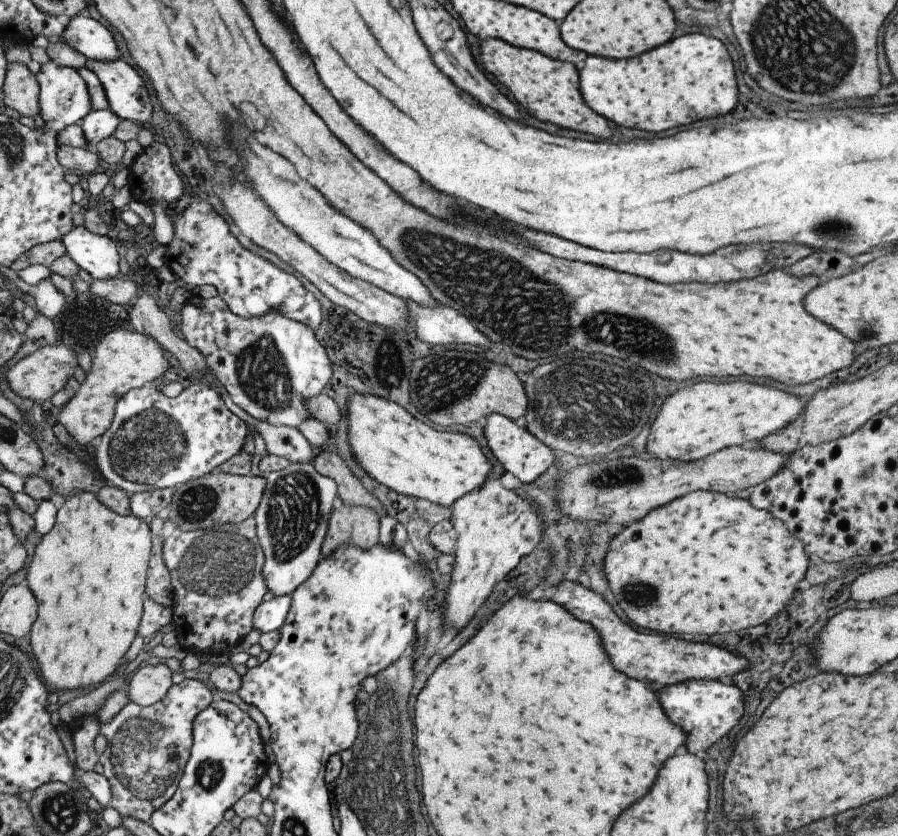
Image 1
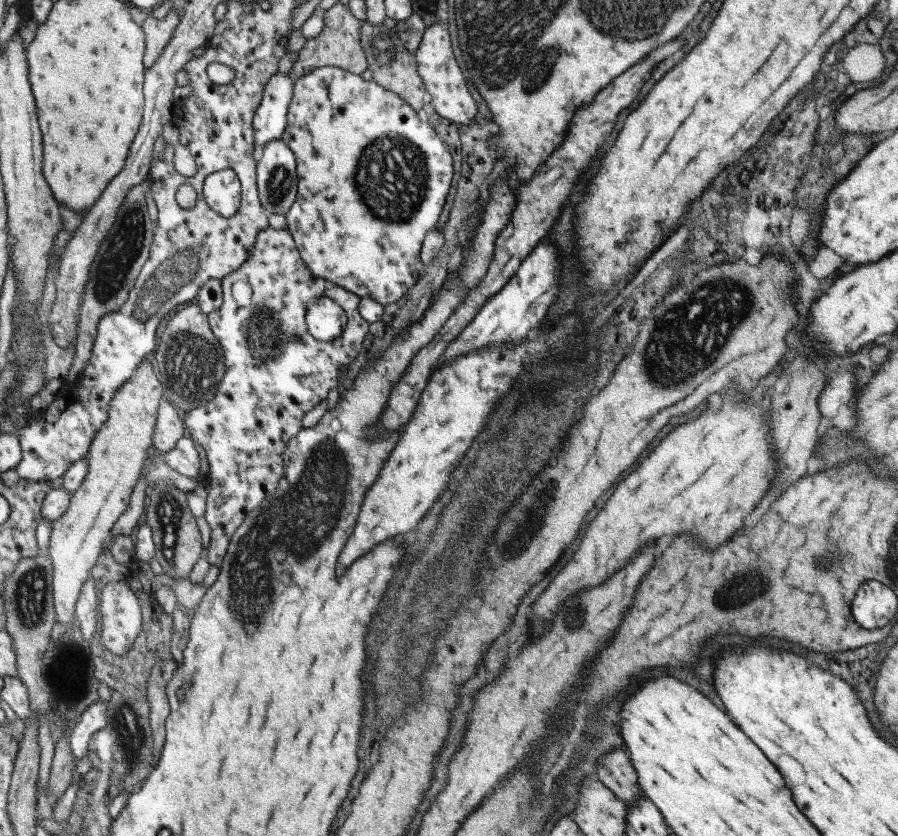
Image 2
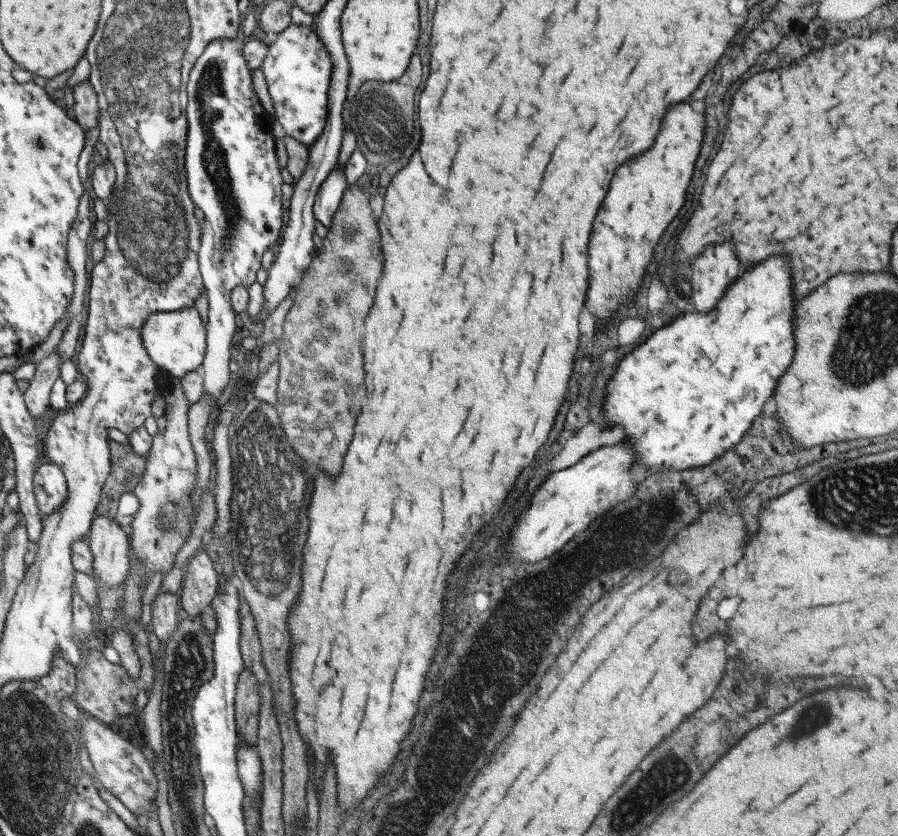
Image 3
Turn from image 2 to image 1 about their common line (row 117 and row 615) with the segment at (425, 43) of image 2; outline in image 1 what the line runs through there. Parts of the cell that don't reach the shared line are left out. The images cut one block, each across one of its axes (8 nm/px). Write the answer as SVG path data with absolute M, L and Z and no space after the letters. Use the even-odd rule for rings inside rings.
M496 475L486 478L480 490L472 490L451 506L450 521L455 528L456 550L454 570L448 586L447 608L444 608L444 629L463 630L478 608L486 602L492 588L506 578L522 556L542 545L544 518L534 502L520 498L516 492L504 488Z

